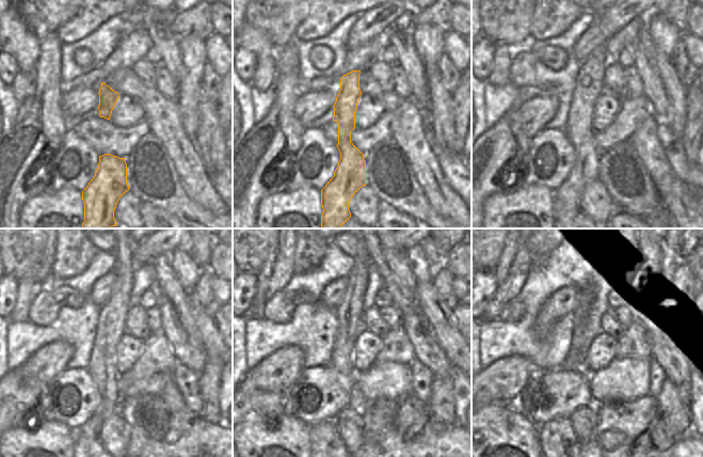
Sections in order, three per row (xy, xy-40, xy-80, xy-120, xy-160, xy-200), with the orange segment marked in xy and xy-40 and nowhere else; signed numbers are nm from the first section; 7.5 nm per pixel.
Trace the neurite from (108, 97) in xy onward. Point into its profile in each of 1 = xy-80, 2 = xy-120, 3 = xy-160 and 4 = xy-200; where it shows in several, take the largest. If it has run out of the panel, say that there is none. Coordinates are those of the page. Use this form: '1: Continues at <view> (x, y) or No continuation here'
1: Continues at xy-80 (589, 82)
2: Continues at xy-120 (111, 324)
3: Continues at xy-160 (350, 314)
4: Continues at xy-200 (588, 295).

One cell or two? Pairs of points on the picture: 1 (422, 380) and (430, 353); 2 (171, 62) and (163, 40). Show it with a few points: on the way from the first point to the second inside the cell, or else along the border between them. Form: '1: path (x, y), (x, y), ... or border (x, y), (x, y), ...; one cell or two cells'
1: border (415, 358), (434, 377); two cells
2: path (170, 57), (166, 45); one cell

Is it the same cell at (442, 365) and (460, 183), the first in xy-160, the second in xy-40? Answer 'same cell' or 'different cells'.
different cells

